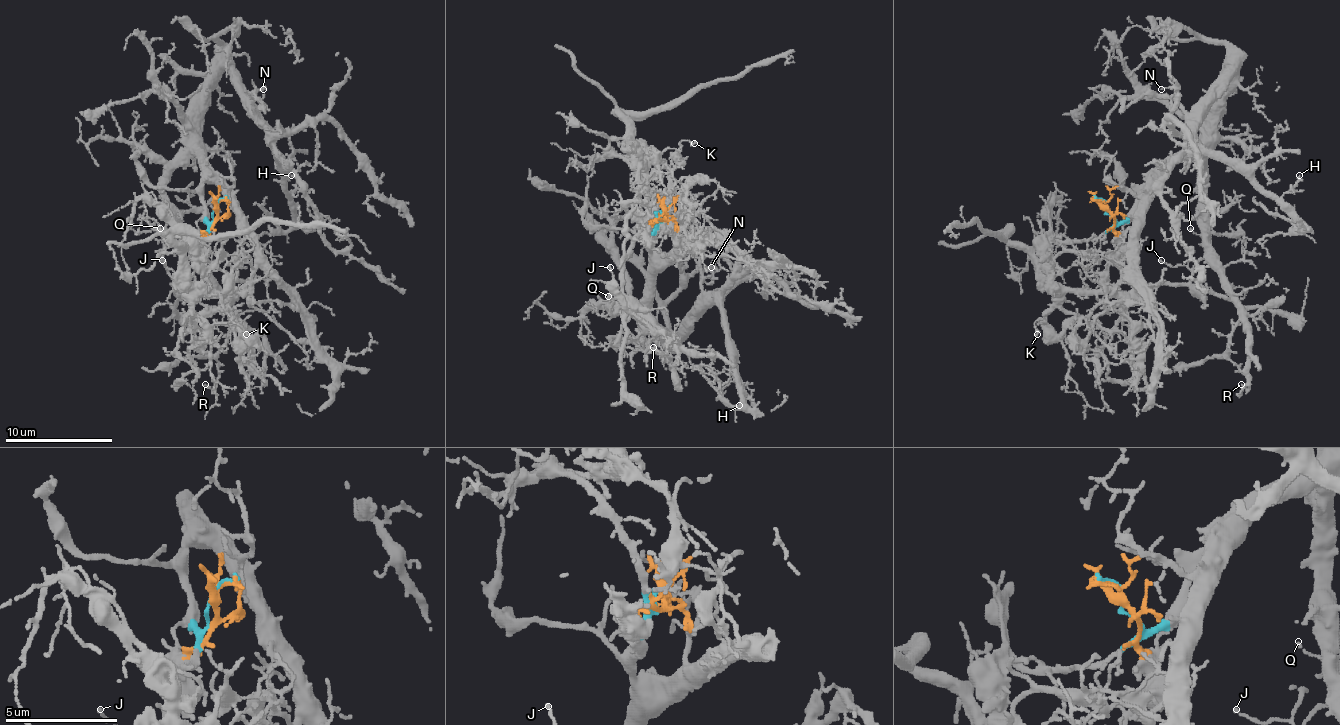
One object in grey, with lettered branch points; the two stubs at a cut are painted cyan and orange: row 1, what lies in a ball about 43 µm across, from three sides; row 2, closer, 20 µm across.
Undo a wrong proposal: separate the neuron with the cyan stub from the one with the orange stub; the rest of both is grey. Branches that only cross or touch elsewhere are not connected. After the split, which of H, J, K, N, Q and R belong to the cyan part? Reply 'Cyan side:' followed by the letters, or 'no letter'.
Cyan side: H, N, R

